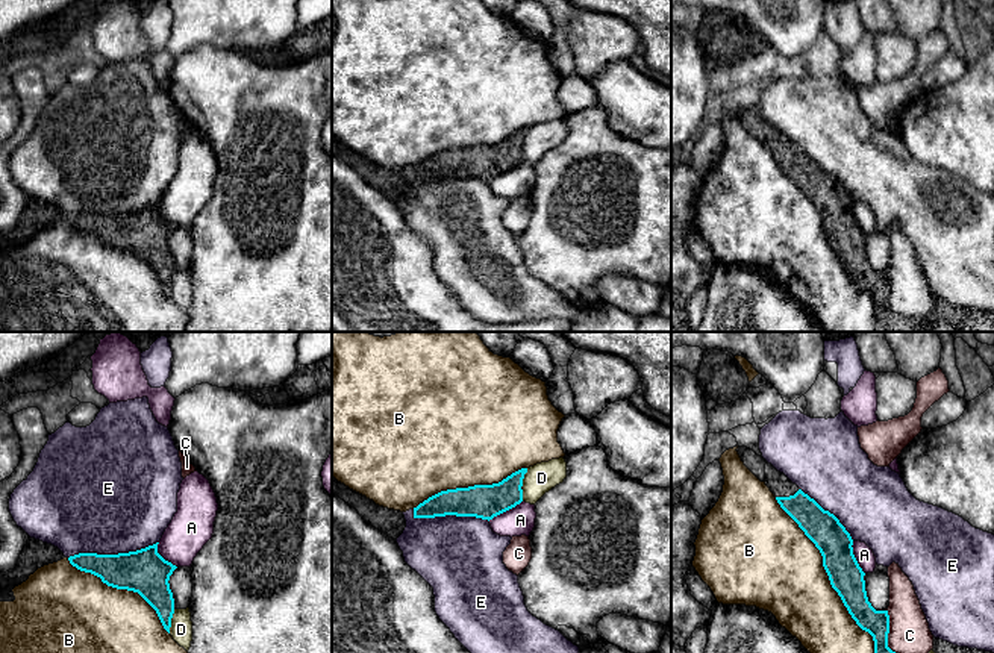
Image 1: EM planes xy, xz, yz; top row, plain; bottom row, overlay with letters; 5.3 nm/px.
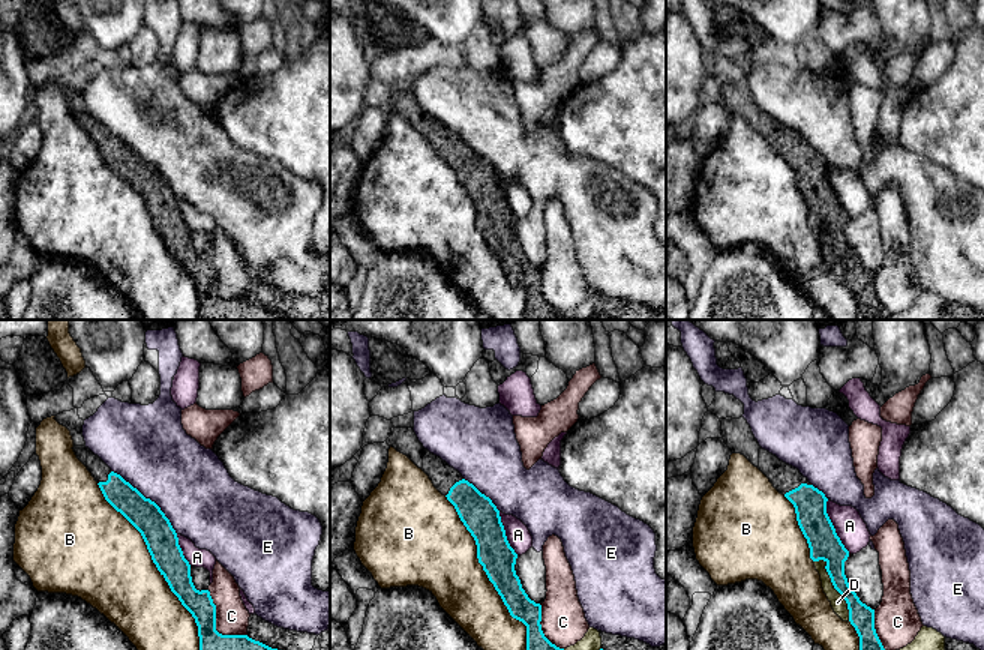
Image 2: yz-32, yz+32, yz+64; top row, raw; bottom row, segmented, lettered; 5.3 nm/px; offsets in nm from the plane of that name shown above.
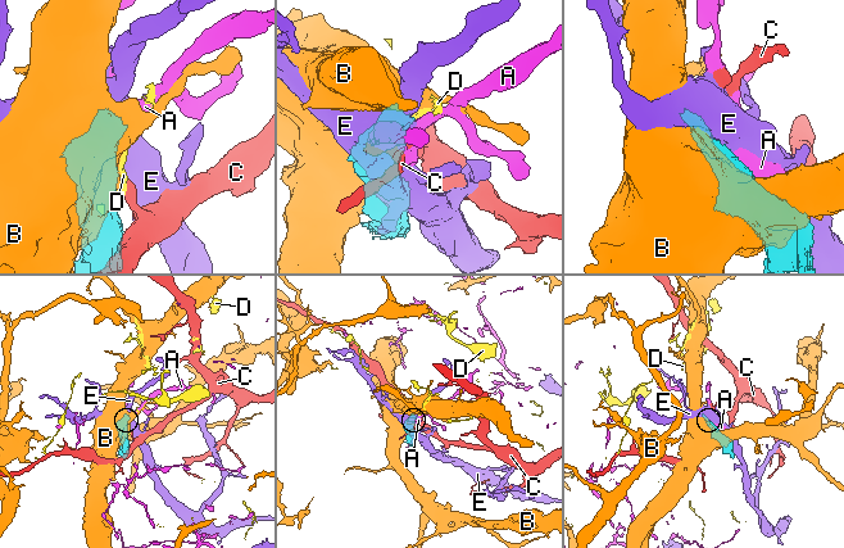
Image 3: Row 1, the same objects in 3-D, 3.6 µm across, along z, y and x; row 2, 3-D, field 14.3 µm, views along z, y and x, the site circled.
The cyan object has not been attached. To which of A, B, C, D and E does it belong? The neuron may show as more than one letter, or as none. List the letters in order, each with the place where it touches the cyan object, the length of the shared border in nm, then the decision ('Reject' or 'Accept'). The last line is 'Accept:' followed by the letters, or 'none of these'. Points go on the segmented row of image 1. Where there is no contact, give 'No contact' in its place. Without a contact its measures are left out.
A: Touches cyan at xz (505, 511). Shared border 220 nm. Reject
B: Touches cyan at yz (828, 574). Shared border 1000 nm. Reject
C: Touches cyan at yz (888, 632). Shared border 220 nm. Reject
D: Touches cyan at xz (522, 485). Shared border 180 nm. Reject
E: Touches cyan at xy (112, 555). Shared border 480 nm. Reject
Accept: none of these

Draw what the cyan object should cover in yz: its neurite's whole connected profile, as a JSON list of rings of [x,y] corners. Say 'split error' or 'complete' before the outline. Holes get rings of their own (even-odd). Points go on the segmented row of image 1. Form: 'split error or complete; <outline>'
split error; [[[738,447],[736,451],[744,465],[770,488],[780,508],[820,550],[832,588],[856,624],[873,636],[874,653],[896,653],[888,647],[888,611],[876,611],[868,601],[865,573],[853,555],[853,539],[846,527],[762,456],[747,447]]]

